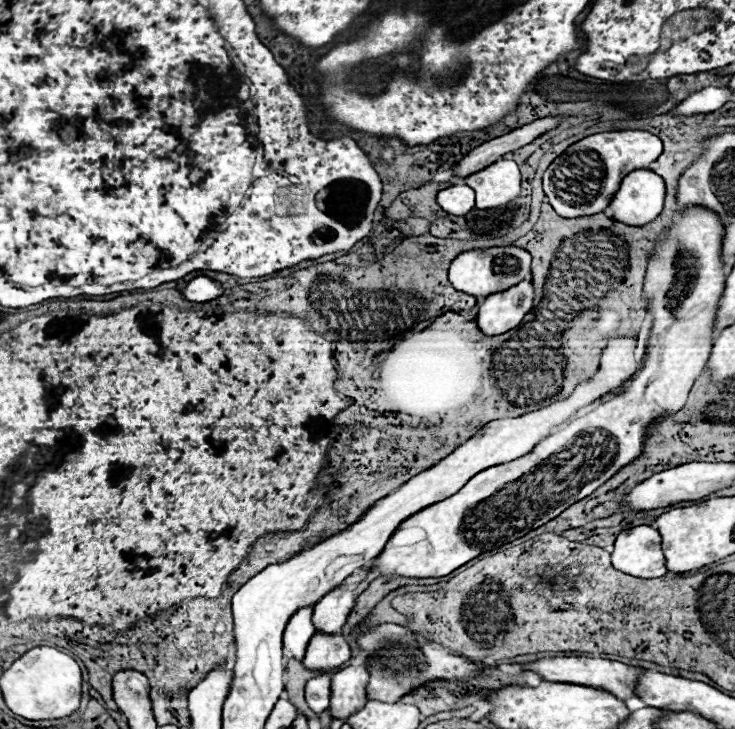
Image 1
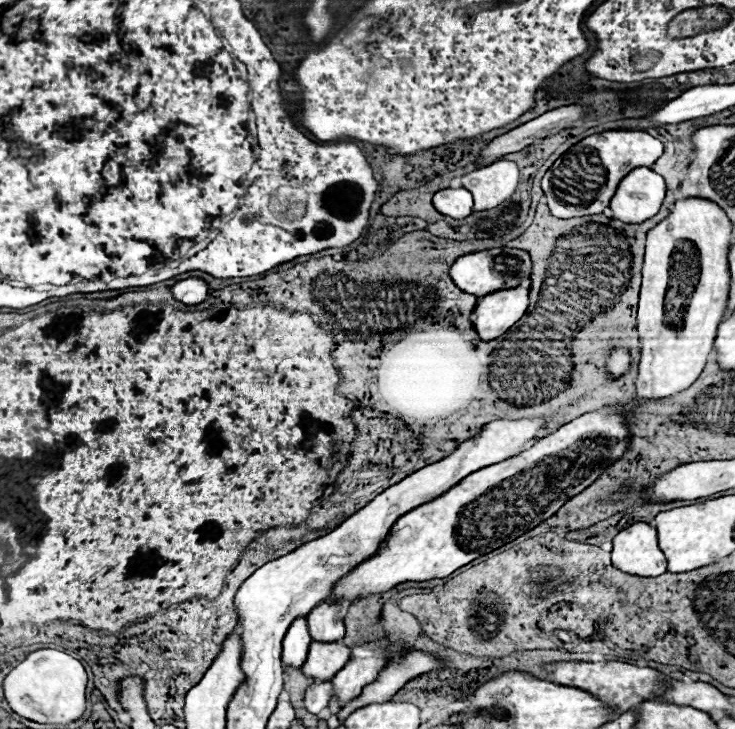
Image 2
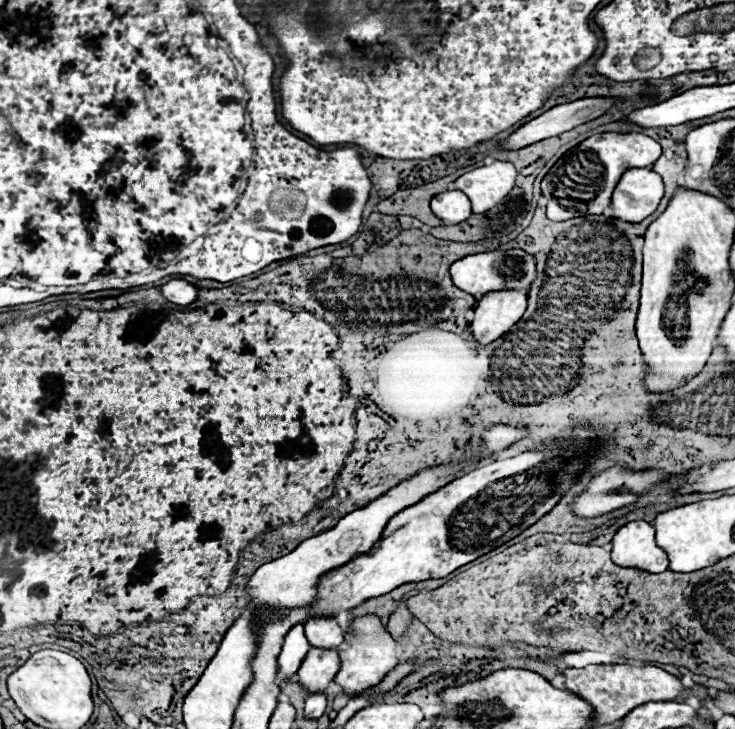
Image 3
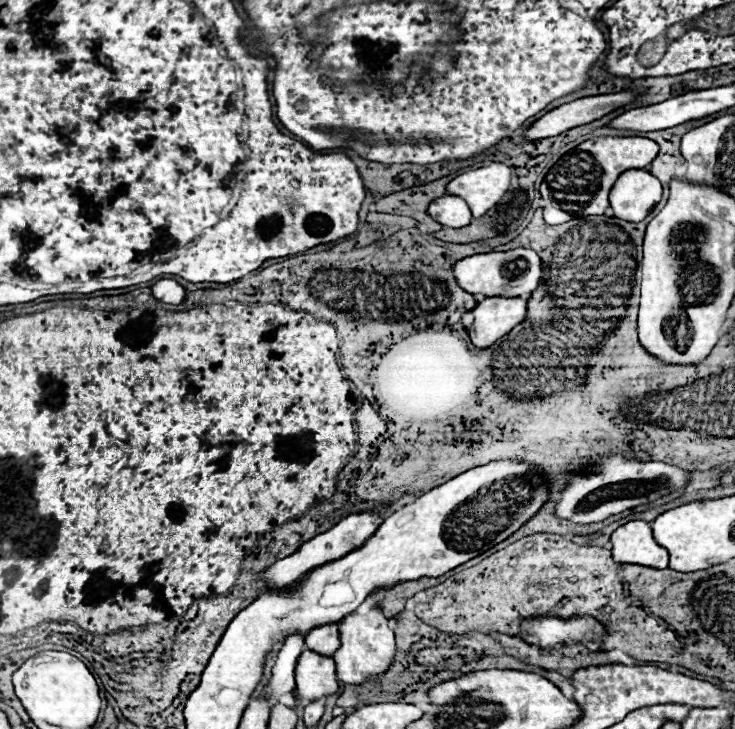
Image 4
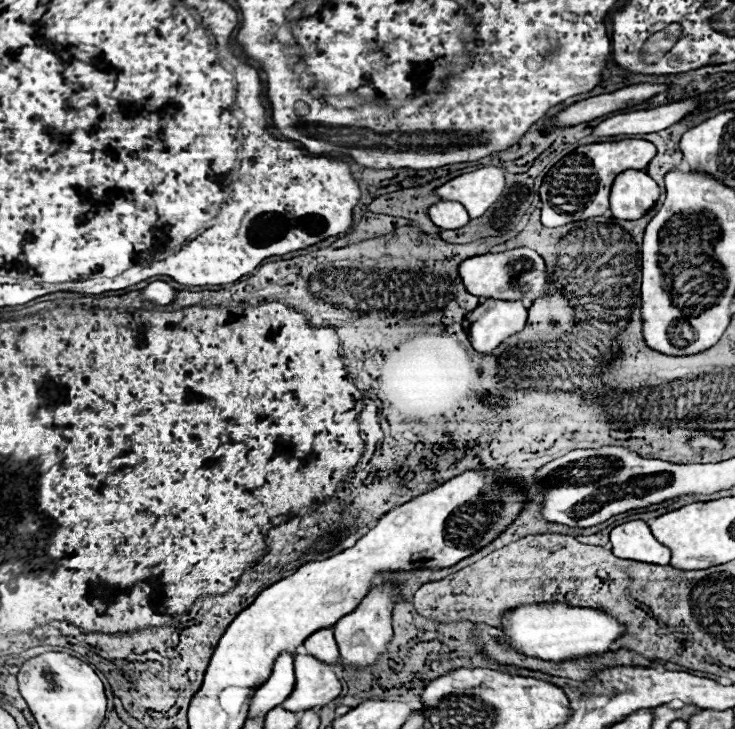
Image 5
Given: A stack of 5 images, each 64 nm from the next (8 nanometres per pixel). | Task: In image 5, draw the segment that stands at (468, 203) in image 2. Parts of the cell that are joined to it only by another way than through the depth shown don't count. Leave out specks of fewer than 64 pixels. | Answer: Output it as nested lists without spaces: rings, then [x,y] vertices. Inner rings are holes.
[[[440,200],[438,204],[434,204],[430,208],[428,214],[430,214],[430,220],[442,230],[456,230],[456,228],[462,228],[464,224],[470,222],[470,216],[460,202]]]

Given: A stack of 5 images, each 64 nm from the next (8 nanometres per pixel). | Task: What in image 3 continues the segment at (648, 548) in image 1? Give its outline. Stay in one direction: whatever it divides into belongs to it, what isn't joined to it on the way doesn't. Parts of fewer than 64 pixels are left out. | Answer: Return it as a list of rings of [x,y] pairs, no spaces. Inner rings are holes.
[[[628,522],[612,538],[612,562],[646,572],[668,570],[666,552],[654,542],[654,528],[644,522]]]

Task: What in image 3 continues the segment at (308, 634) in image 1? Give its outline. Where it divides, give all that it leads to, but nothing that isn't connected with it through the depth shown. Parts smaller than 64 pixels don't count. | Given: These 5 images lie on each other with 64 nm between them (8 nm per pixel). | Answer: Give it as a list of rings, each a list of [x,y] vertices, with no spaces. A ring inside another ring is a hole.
[[[294,624],[290,628],[290,632],[284,636],[284,644],[282,644],[282,652],[278,656],[278,678],[280,682],[284,680],[292,680],[292,676],[298,672],[304,654],[308,652],[310,644],[304,636],[304,626],[302,624]]]

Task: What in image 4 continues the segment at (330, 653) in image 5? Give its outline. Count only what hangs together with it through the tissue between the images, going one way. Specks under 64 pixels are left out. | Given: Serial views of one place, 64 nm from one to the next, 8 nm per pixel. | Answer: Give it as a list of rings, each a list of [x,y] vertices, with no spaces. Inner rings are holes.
[[[326,624],[312,628],[306,638],[306,648],[324,656],[334,656],[334,652],[340,648],[340,638],[338,638],[338,626],[336,624]]]

